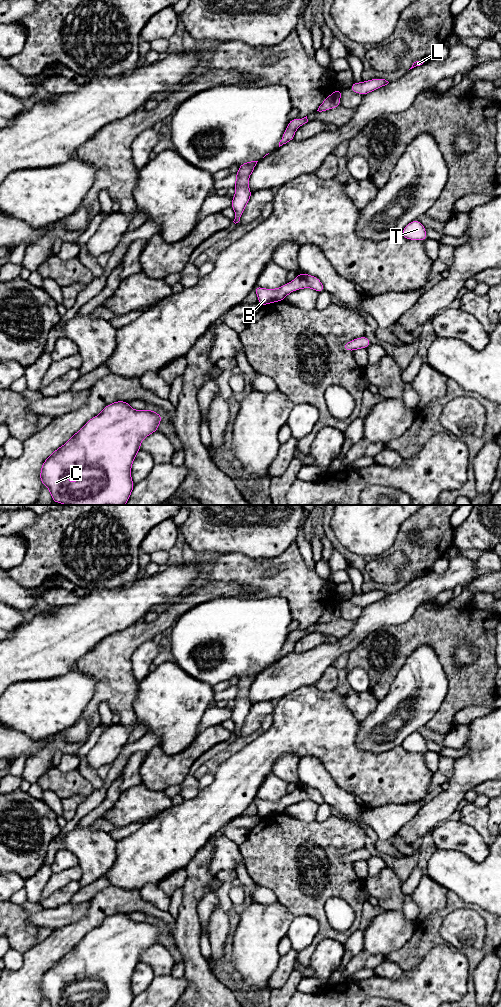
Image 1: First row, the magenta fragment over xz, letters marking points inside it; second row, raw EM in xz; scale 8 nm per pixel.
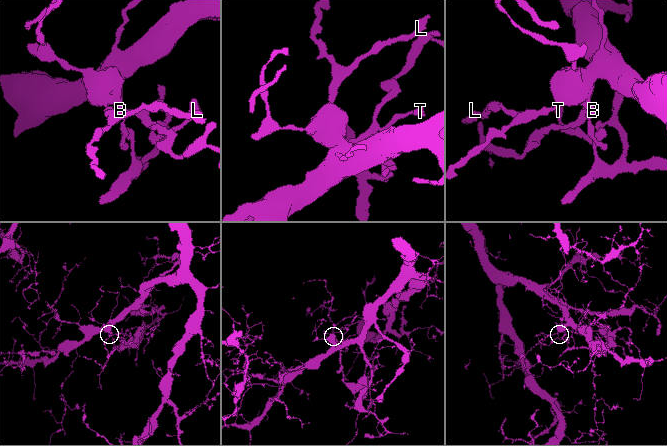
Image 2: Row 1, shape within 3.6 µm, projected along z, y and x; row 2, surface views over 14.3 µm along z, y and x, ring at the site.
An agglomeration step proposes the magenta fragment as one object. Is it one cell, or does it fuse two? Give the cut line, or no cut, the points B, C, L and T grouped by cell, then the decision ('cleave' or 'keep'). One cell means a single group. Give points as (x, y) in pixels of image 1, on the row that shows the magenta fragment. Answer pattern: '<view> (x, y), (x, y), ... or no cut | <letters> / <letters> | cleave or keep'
no cut | B C L T | keep

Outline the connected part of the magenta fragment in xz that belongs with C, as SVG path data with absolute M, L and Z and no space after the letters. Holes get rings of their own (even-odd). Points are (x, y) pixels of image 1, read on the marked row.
M129 402L111 403L95 417L92 417L64 445L56 449L42 464L40 480L51 494L54 503L66 505L125 505L129 500L134 484L131 477L133 461L140 451L142 440L157 432L163 417L153 410L134 410ZM77 473L83 478L69 482L66 477Z

